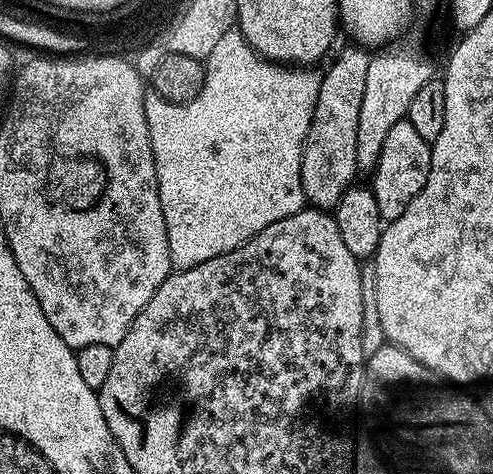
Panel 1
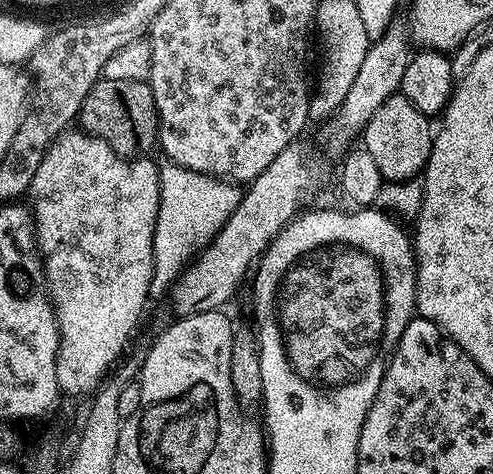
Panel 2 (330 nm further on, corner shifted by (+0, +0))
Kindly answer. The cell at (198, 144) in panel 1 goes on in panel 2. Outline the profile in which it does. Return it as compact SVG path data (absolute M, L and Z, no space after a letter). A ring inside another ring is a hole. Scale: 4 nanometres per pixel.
M171 162L160 169L160 209L156 215L154 230L154 258L156 264L152 268L153 295L164 293L174 284L185 266L208 244L209 240L223 228L225 221L238 206L241 189L235 183L220 179L219 176L207 176L189 168L183 168Z

